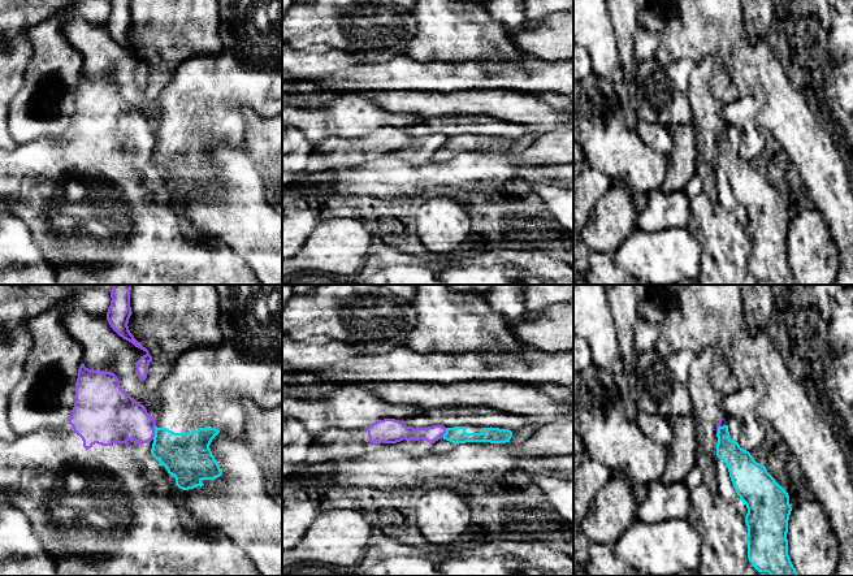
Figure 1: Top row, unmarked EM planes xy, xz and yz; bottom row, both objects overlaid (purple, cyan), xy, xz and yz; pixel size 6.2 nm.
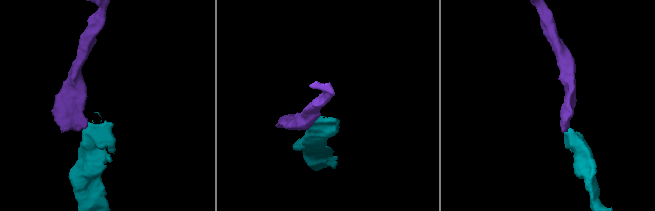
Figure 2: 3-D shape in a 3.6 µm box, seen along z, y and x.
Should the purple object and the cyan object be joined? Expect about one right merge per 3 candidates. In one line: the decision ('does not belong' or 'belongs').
does not belong

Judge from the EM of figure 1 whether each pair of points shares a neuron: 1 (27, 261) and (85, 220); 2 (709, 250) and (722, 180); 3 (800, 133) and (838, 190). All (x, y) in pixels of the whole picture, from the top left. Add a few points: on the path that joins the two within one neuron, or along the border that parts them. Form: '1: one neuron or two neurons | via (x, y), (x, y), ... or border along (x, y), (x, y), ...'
1: two neurons | border along (27, 224), (39, 252), (57, 271)
2: one neuron | via (721, 233), (723, 196)
3: one neuron | via (810, 147), (825, 176)

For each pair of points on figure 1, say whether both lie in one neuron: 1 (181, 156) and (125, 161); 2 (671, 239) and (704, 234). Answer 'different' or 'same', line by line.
1: different
2: different

